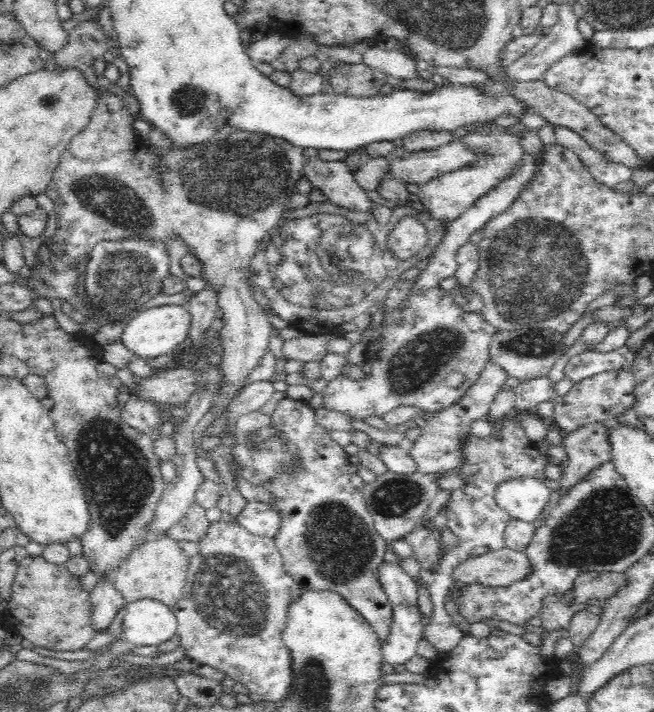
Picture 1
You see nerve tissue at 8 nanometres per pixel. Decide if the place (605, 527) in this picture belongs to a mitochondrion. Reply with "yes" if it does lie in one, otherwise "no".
yes

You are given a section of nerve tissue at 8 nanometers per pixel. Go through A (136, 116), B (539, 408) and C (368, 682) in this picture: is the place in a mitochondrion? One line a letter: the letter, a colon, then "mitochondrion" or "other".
A: other
B: other
C: other

